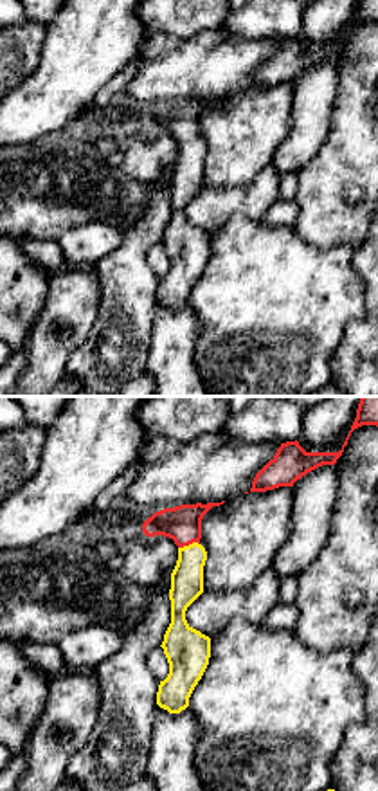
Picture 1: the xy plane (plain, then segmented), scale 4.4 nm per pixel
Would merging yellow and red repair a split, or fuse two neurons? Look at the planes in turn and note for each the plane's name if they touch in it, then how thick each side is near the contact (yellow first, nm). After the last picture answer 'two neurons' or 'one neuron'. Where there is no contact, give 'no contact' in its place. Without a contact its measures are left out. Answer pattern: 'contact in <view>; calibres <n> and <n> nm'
contact in xy; calibres 140 and 160 nm

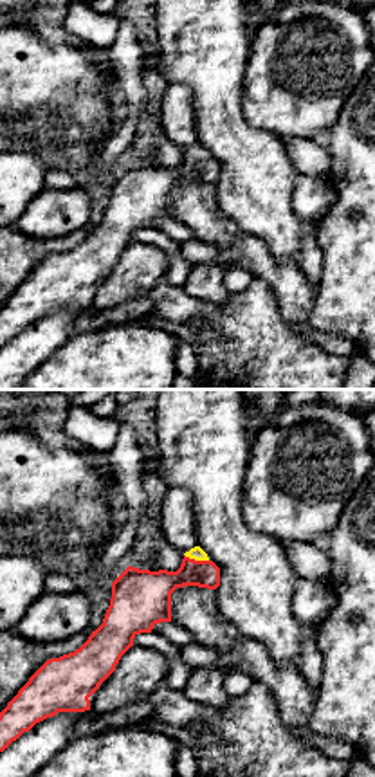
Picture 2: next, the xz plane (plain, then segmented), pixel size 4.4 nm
contact in xz; calibres 60 and 180 nm

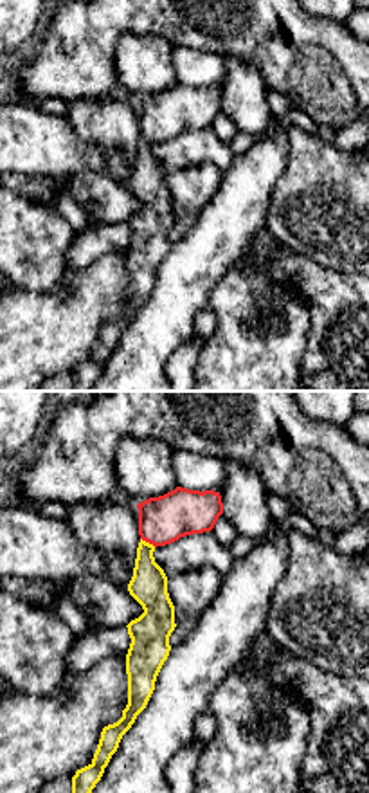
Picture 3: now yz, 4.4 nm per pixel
contact in yz; calibres 170 and 220 nm

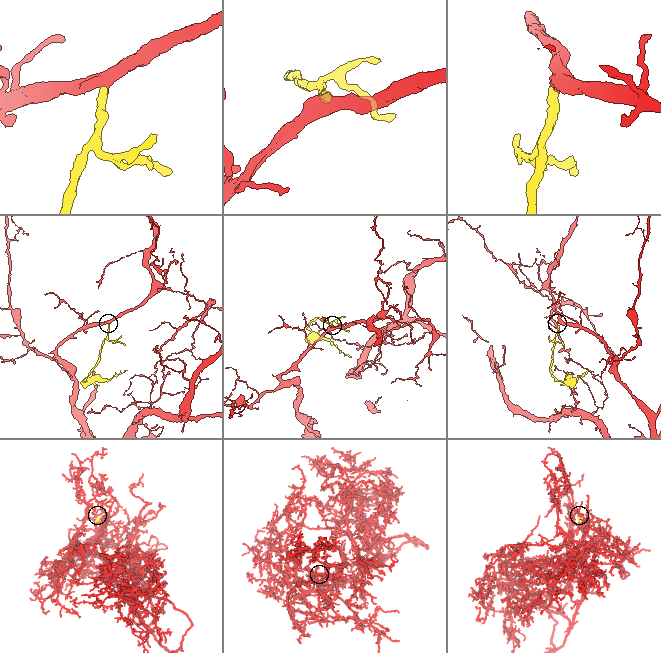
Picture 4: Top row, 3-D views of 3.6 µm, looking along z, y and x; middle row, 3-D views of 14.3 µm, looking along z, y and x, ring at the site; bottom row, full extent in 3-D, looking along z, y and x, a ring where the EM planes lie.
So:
one neuron

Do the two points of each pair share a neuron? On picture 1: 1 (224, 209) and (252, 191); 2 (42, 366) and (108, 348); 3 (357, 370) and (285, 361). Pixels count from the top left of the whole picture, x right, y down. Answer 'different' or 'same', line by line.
1: same
2: different
3: different

